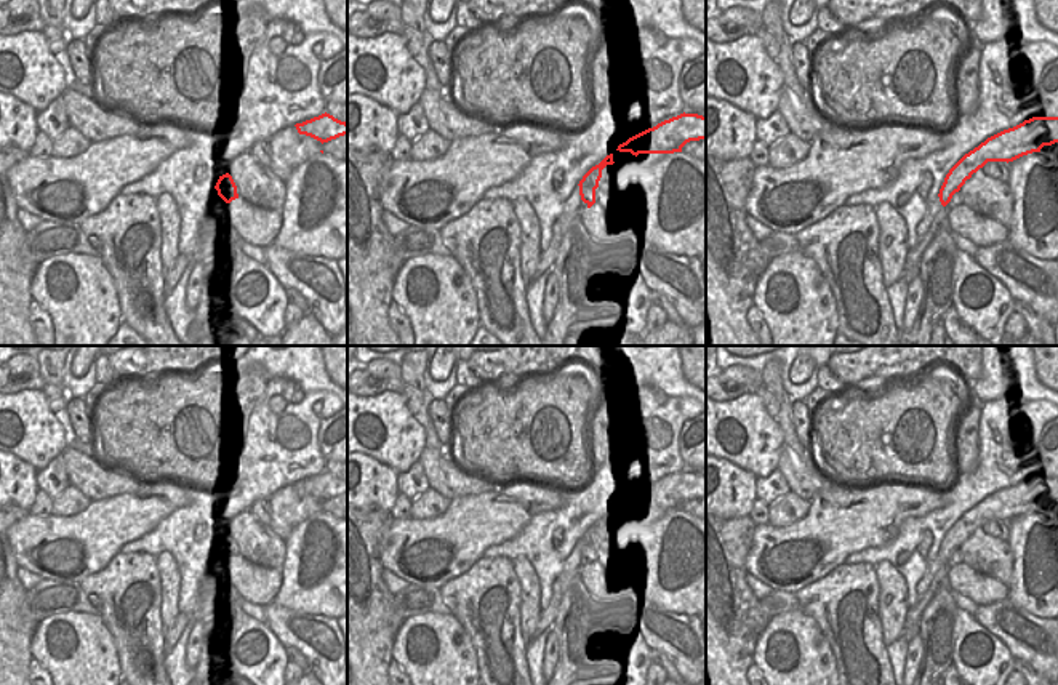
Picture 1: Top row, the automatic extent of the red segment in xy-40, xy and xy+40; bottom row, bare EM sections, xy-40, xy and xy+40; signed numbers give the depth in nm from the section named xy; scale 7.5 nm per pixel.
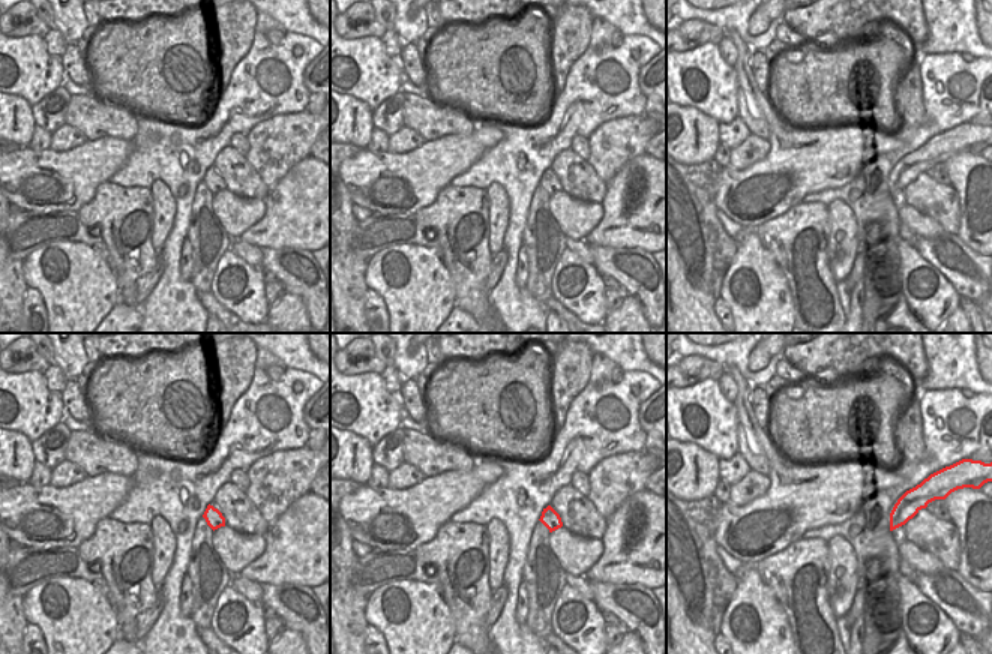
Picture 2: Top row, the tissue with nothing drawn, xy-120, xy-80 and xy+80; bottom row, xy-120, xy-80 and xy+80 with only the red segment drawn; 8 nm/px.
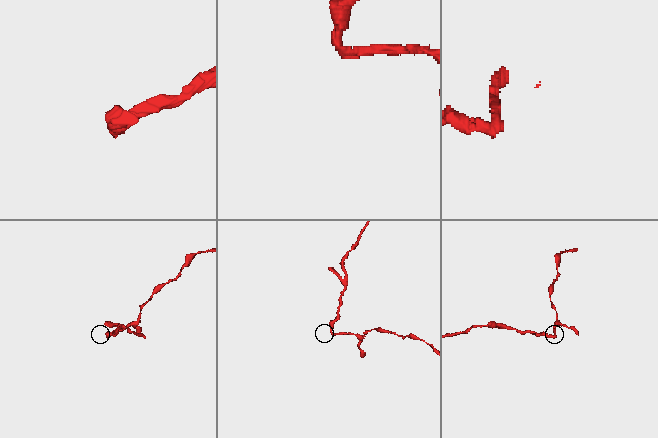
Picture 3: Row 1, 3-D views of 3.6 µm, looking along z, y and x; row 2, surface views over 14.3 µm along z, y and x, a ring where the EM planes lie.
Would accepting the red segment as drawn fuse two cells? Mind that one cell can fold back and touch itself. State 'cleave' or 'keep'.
cleave

